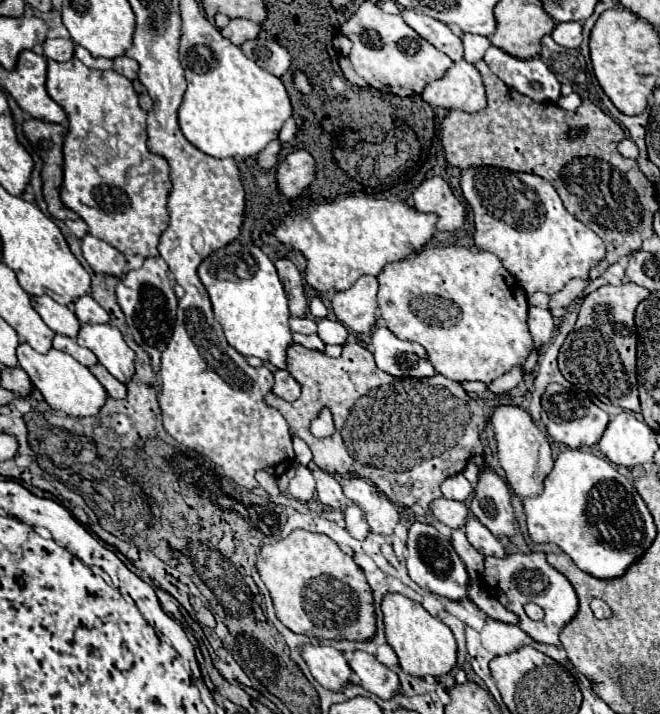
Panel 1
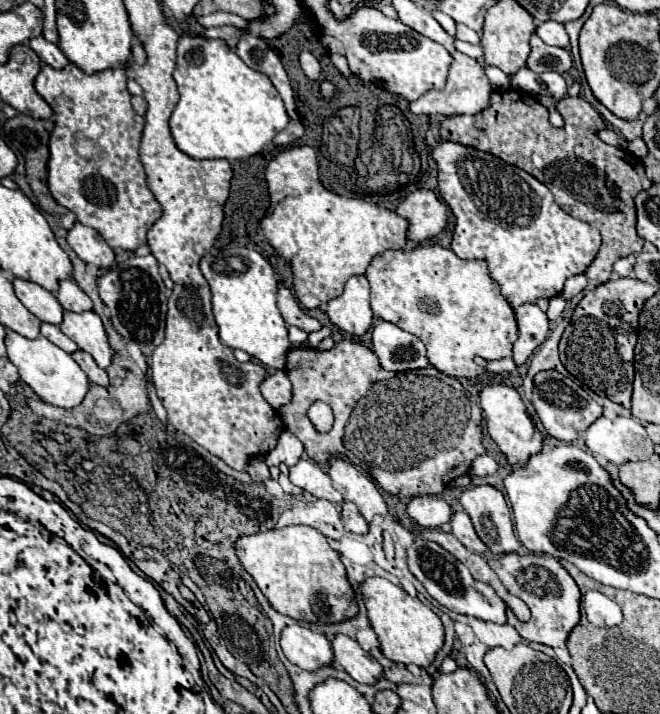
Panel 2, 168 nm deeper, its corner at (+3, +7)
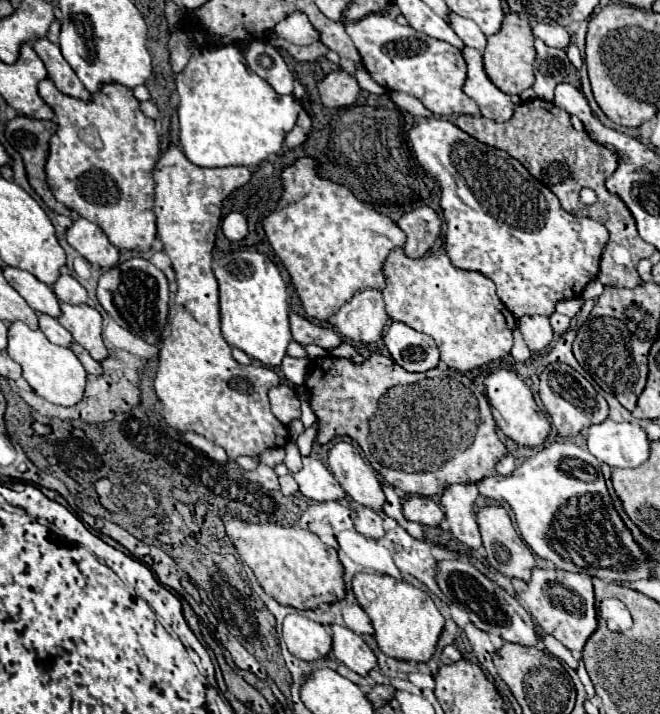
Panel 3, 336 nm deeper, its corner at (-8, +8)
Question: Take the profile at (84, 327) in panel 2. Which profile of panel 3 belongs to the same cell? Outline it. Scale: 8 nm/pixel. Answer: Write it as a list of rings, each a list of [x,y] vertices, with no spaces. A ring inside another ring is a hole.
[[[61,304],[61,310],[63,314],[59,318],[59,324],[67,328],[73,334],[75,342],[81,344],[95,360],[103,362],[109,352],[101,336],[101,330],[103,330],[101,314],[87,304],[81,304],[81,306]]]

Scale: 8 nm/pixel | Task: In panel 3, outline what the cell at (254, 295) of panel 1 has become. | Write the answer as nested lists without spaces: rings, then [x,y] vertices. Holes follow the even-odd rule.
[[[237,250],[223,256],[215,264],[215,278],[219,282],[221,294],[223,338],[231,346],[241,348],[249,358],[255,358],[265,366],[279,366],[287,356],[291,328],[287,284],[283,282],[277,266],[261,252]]]

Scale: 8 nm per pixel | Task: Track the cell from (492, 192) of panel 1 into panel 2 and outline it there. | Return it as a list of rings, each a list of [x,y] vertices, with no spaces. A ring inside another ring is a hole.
[[[438,139],[430,151],[436,167],[438,167],[438,191],[440,199],[450,207],[456,223],[452,233],[450,249],[460,259],[482,259],[488,263],[490,277],[500,285],[500,293],[504,299],[516,307],[524,303],[536,303],[538,299],[556,297],[564,289],[564,281],[572,275],[580,275],[596,257],[602,239],[596,227],[584,223],[580,219],[570,217],[562,211],[550,189],[528,175],[490,153],[478,151],[474,147],[466,147],[448,139]]]

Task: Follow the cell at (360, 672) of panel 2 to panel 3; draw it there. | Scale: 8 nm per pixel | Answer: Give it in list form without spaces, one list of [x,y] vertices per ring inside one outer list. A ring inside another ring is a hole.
[[[333,624],[331,630],[333,630],[333,656],[359,676],[367,676],[377,666],[377,658],[367,646],[367,642],[345,626]]]

